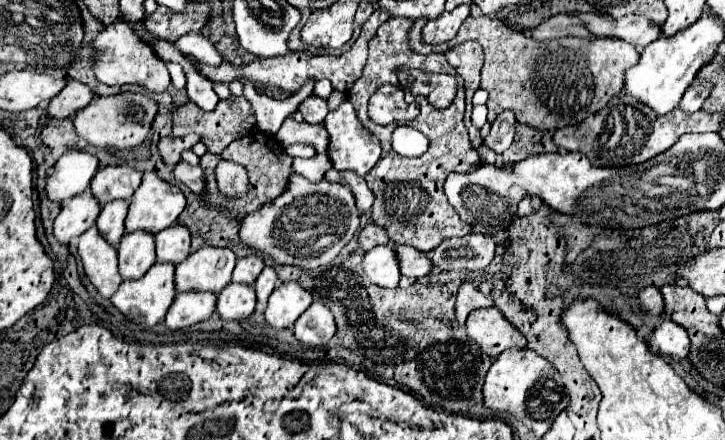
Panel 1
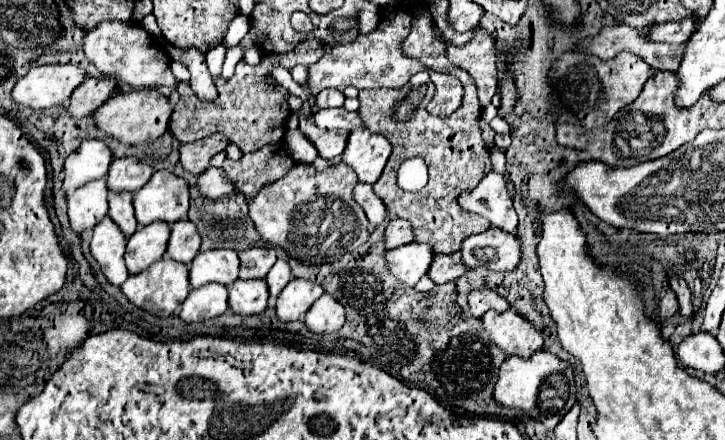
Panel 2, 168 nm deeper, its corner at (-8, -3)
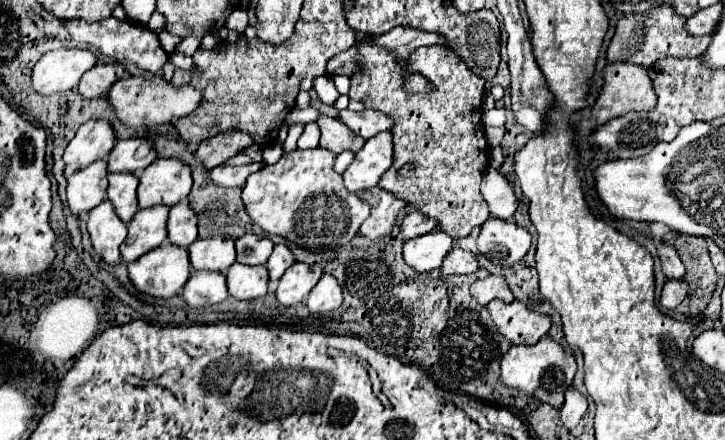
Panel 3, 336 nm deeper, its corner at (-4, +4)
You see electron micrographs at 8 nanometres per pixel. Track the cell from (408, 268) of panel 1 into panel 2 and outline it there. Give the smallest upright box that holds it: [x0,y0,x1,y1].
[428,254,466,284]

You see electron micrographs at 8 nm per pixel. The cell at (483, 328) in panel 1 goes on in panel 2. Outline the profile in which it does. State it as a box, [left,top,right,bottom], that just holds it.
[482,308,544,358]

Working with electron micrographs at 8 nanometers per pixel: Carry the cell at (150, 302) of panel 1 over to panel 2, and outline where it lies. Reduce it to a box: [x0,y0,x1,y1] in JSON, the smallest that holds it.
[120,258,190,316]

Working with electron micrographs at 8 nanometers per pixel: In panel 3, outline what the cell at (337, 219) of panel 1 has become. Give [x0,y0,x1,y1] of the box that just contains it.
[242,147,370,253]

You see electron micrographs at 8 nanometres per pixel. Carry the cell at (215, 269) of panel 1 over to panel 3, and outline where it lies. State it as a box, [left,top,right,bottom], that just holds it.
[188,237,236,273]

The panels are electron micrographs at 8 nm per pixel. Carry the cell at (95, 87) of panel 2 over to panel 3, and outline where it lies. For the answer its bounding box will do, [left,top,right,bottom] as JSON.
[78,63,124,99]

